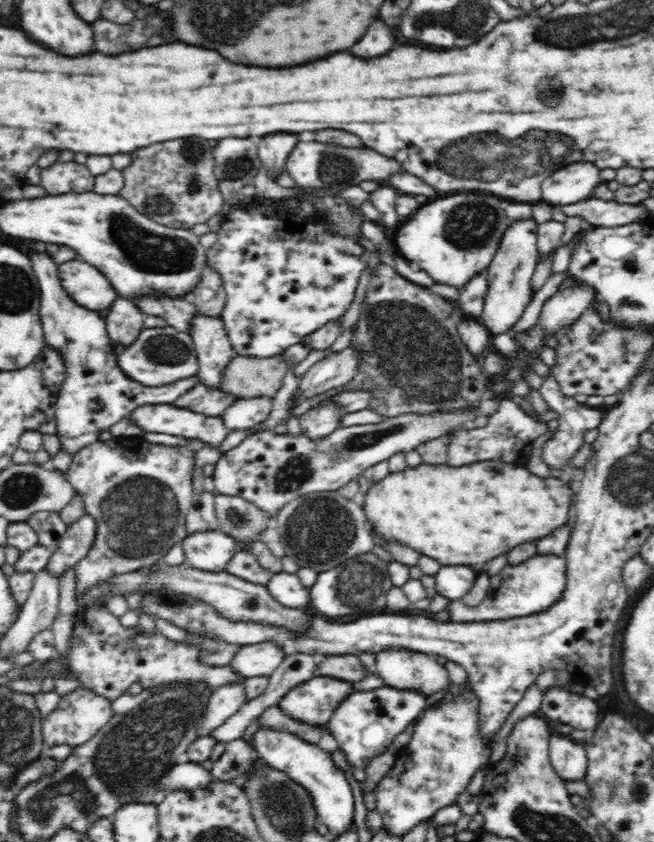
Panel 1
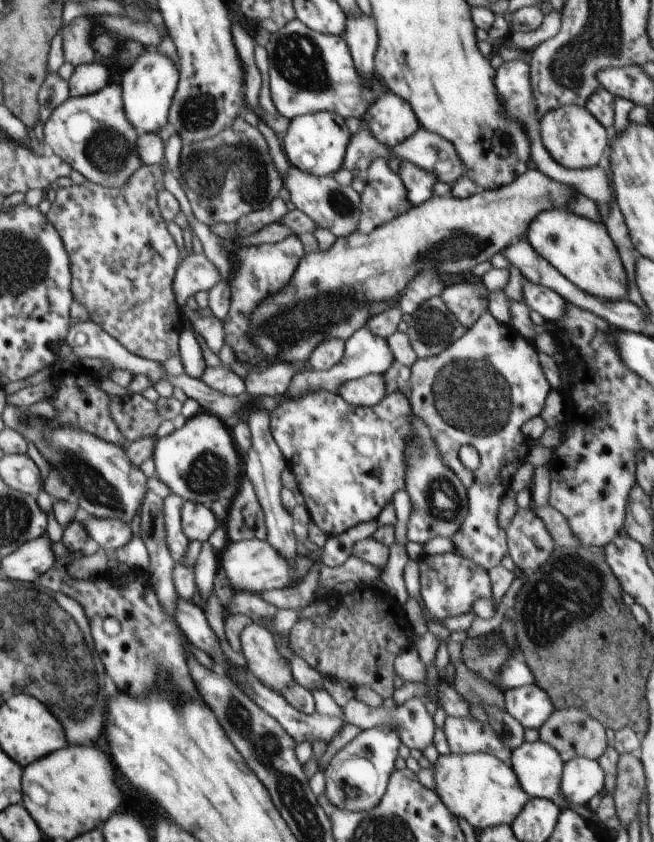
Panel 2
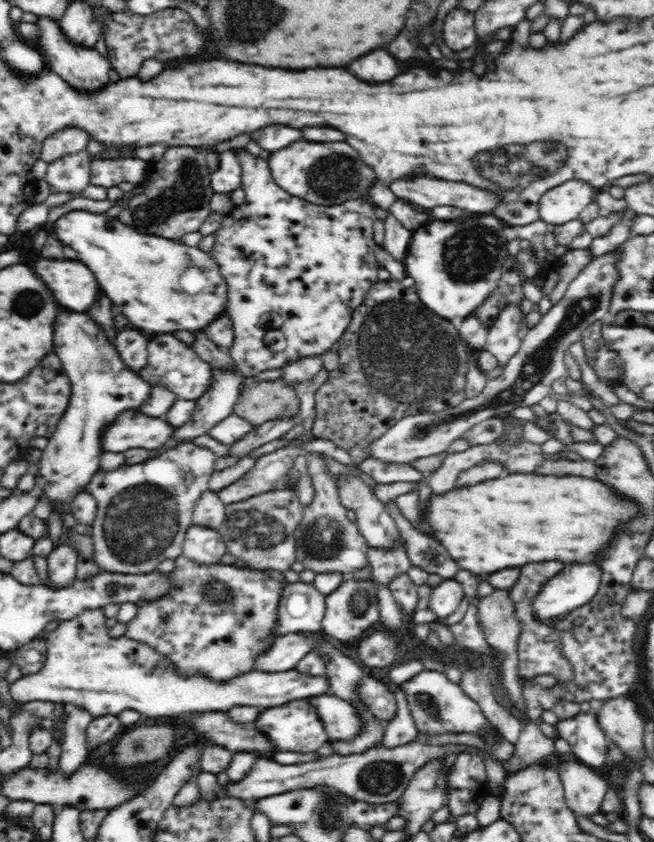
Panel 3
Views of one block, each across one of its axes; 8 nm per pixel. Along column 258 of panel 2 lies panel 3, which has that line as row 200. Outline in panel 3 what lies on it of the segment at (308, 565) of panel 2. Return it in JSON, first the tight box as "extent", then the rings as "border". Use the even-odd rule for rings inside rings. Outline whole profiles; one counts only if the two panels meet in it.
{"extent":[539,178,596,226],"border":[[[572,178],[550,187],[539,199],[539,218],[555,226],[578,219],[594,200],[596,187],[584,179]]]}

